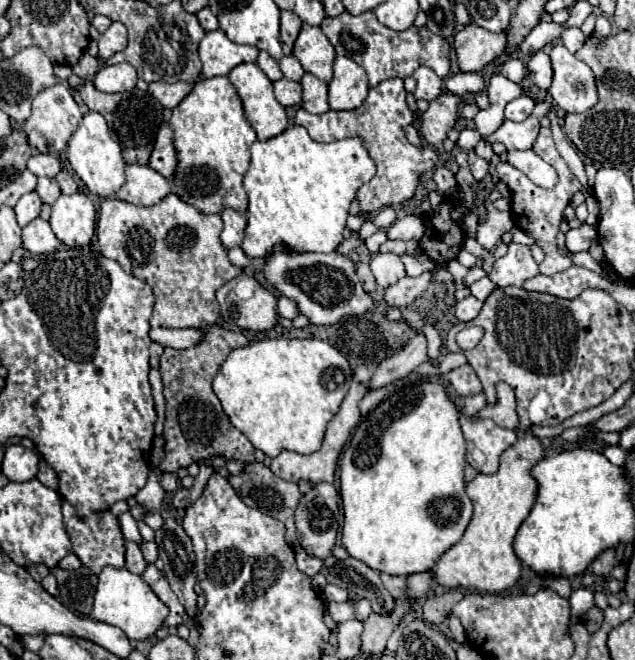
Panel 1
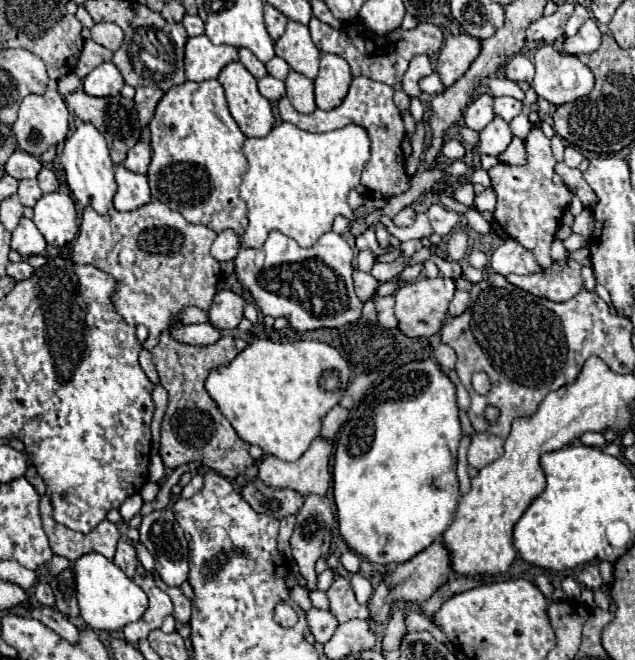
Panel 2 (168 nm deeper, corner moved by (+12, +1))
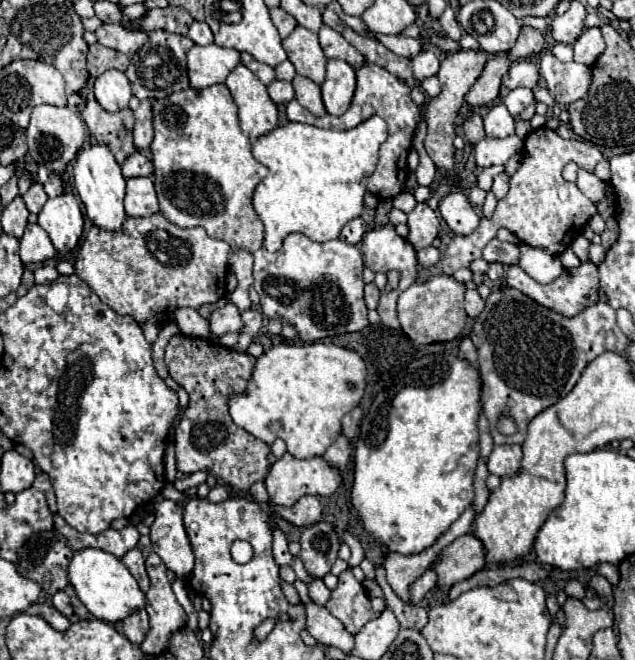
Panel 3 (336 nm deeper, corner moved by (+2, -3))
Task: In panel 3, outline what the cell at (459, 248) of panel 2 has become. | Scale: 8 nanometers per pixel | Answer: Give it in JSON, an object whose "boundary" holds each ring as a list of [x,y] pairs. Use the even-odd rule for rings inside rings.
{"boundary":[[[542,126],[538,130],[532,130],[524,140],[524,152],[520,168],[514,176],[510,176],[510,190],[508,194],[498,200],[496,210],[492,218],[482,218],[478,230],[474,230],[470,236],[454,236],[448,244],[442,266],[444,274],[452,276],[456,270],[468,266],[472,260],[482,256],[482,248],[496,236],[500,228],[510,230],[520,242],[542,248],[552,256],[562,254],[576,236],[582,234],[586,222],[598,214],[596,204],[584,196],[576,184],[566,182],[562,178],[562,170],[568,162],[576,162],[582,170],[594,172],[596,164],[602,160],[602,152],[596,144],[586,142],[582,138],[568,138],[564,140],[554,130]]]}

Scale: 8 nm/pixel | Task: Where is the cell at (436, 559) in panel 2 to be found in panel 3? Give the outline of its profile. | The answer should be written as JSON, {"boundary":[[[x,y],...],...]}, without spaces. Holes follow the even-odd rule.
{"boundary":[[[464,534],[456,538],[448,548],[442,550],[442,554],[436,560],[436,572],[438,572],[438,586],[452,586],[460,580],[470,578],[478,570],[486,566],[486,550],[482,542],[472,534]]]}

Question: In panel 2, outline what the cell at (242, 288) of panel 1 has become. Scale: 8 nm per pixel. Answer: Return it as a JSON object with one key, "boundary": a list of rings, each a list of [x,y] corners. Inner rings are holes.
{"boundary":[[[220,290],[214,296],[214,304],[208,312],[210,324],[218,330],[236,328],[244,318],[244,306],[246,306],[246,300],[240,294],[232,290]]]}

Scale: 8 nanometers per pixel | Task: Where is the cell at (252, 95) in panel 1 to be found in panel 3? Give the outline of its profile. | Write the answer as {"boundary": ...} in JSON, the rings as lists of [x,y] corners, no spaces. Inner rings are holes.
{"boundary":[[[238,64],[224,82],[238,106],[242,132],[256,140],[278,126],[278,108],[270,100],[266,86],[242,64]]]}

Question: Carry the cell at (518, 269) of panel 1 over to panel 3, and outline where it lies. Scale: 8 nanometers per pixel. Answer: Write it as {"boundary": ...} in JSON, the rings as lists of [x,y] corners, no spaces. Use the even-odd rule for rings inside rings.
{"boundary":[[[520,246],[520,266],[534,278],[538,280],[540,284],[548,284],[552,280],[556,280],[562,272],[564,272],[564,266],[560,268],[560,258],[558,256],[552,256],[552,254],[546,254],[544,250],[540,248],[530,248],[530,246]]]}

